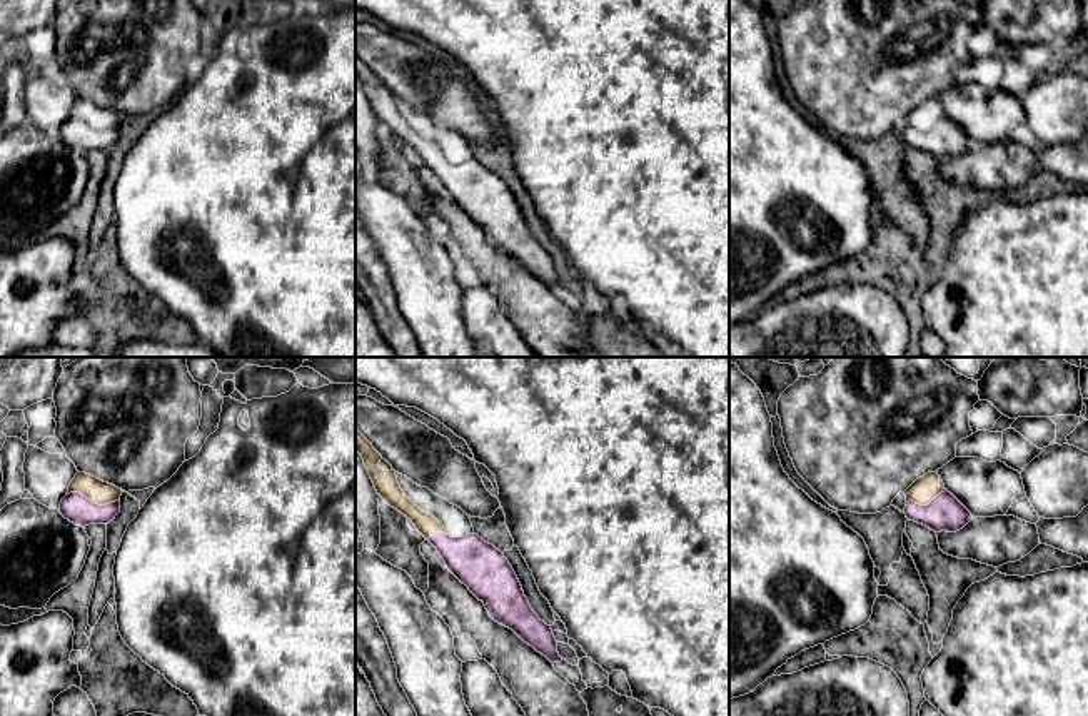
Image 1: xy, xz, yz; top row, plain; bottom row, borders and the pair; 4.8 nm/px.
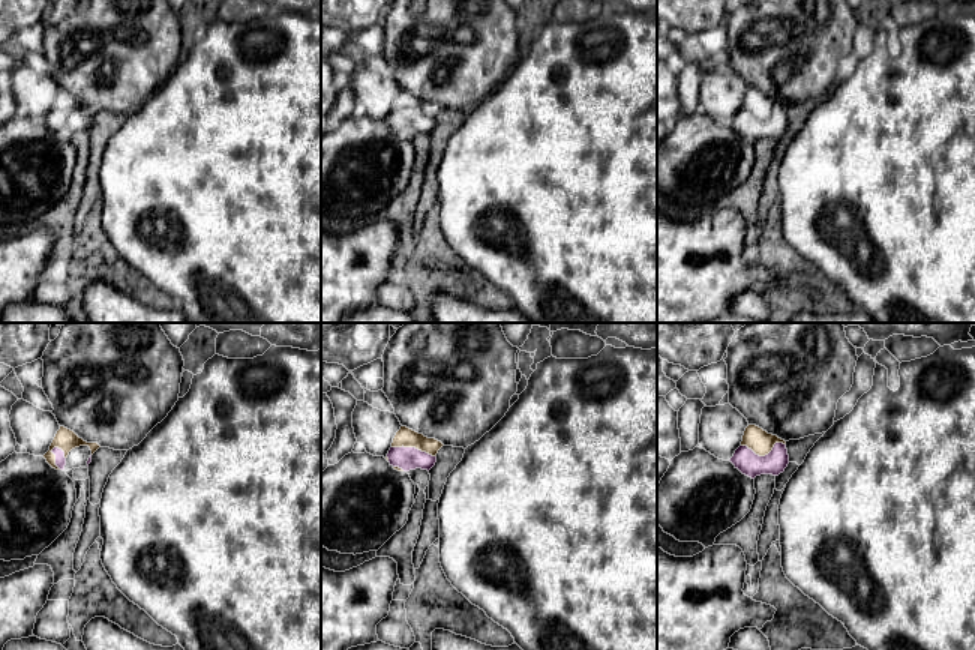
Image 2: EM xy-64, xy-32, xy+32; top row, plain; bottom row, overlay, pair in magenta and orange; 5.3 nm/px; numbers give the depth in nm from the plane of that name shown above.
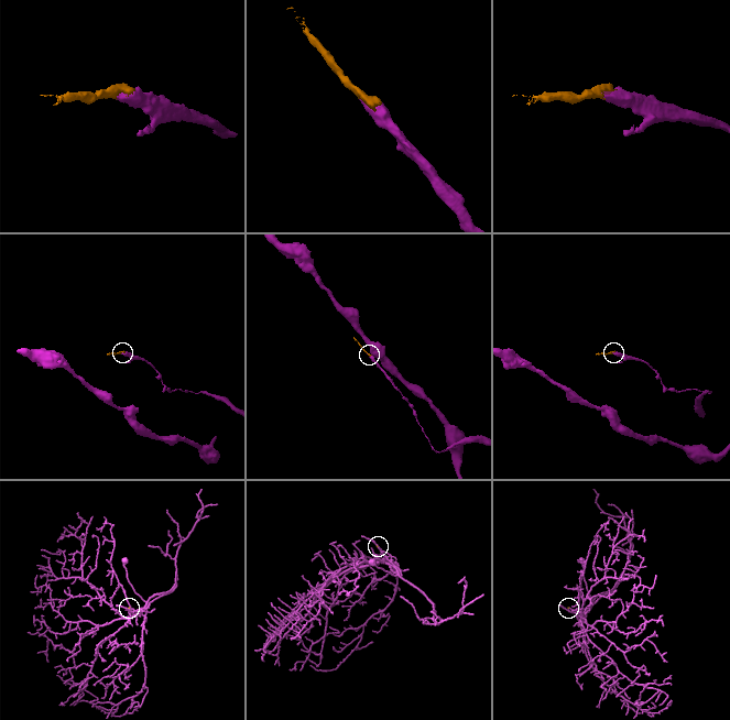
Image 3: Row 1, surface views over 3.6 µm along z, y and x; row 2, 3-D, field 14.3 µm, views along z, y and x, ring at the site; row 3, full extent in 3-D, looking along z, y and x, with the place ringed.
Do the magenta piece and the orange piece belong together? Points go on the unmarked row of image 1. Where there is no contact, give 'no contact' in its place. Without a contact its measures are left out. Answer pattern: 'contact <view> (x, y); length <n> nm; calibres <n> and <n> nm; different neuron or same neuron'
contact xy (94, 129); length 260 nm; calibres 140 and 120 nm; same neuron

